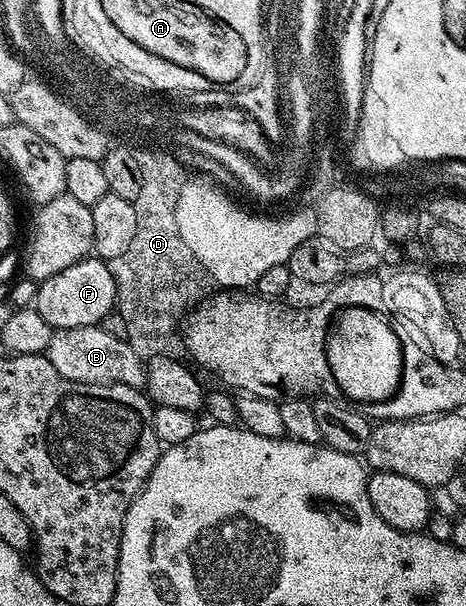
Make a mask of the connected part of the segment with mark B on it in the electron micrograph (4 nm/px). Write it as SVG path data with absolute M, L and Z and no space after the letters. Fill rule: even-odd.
M100 325L82 326L55 330L47 345L45 356L65 376L65 380L77 380L85 384L113 383L122 386L142 387L147 381L147 367L144 359L133 352L126 339L118 339L105 332Z

